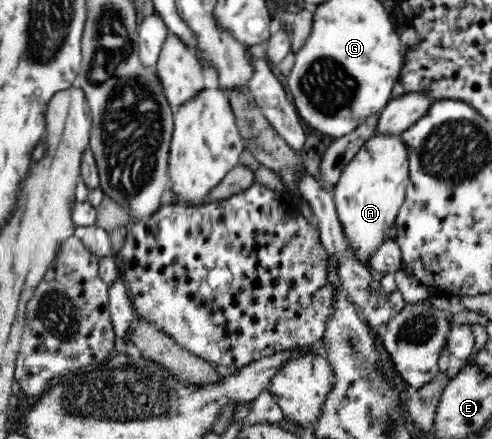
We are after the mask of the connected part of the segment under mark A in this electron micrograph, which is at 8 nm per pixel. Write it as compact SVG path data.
M374 133L357 154L346 164L342 170L338 183L332 187L333 199L337 208L338 218L342 222L342 227L356 256L360 258L360 262L367 265L367 257L376 252L380 242L383 243L387 237L387 229L393 226L396 215L400 211L402 203L405 199L405 191L409 182L409 165L408 150L406 143L402 140L401 134L385 135L384 133Z

